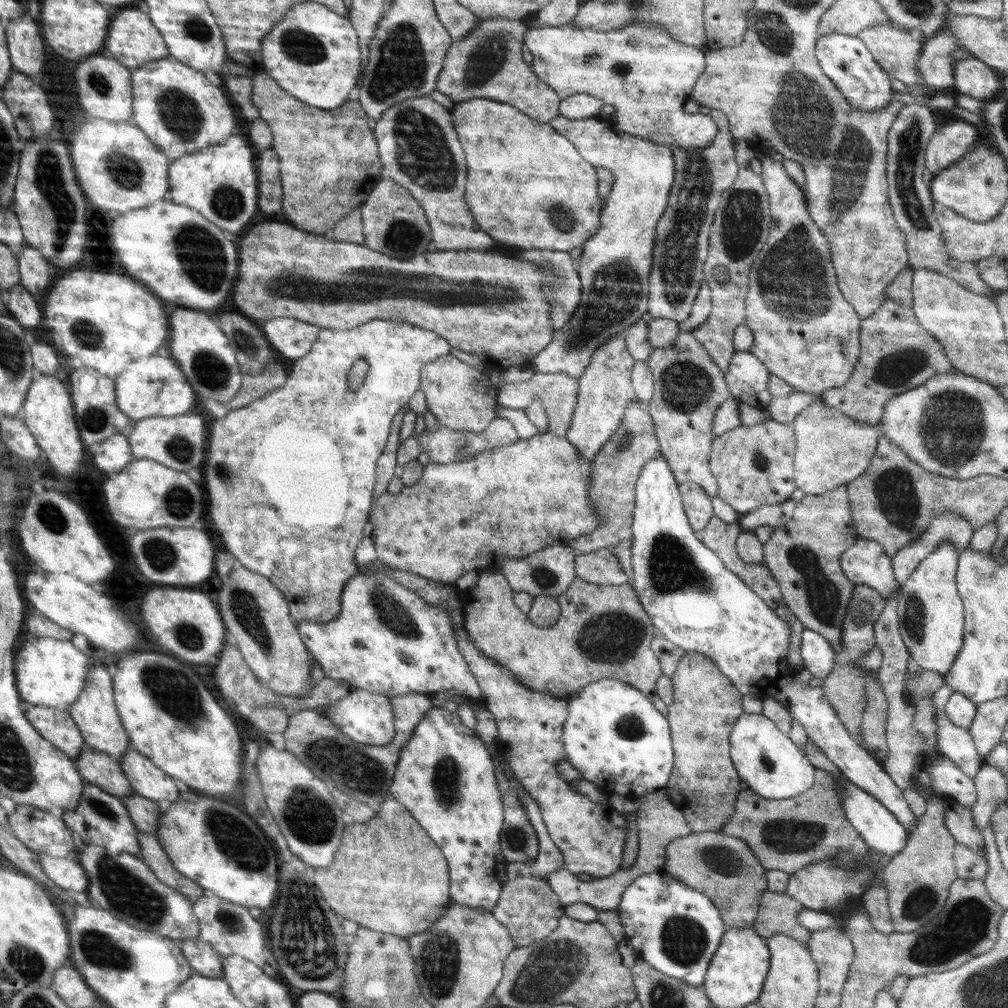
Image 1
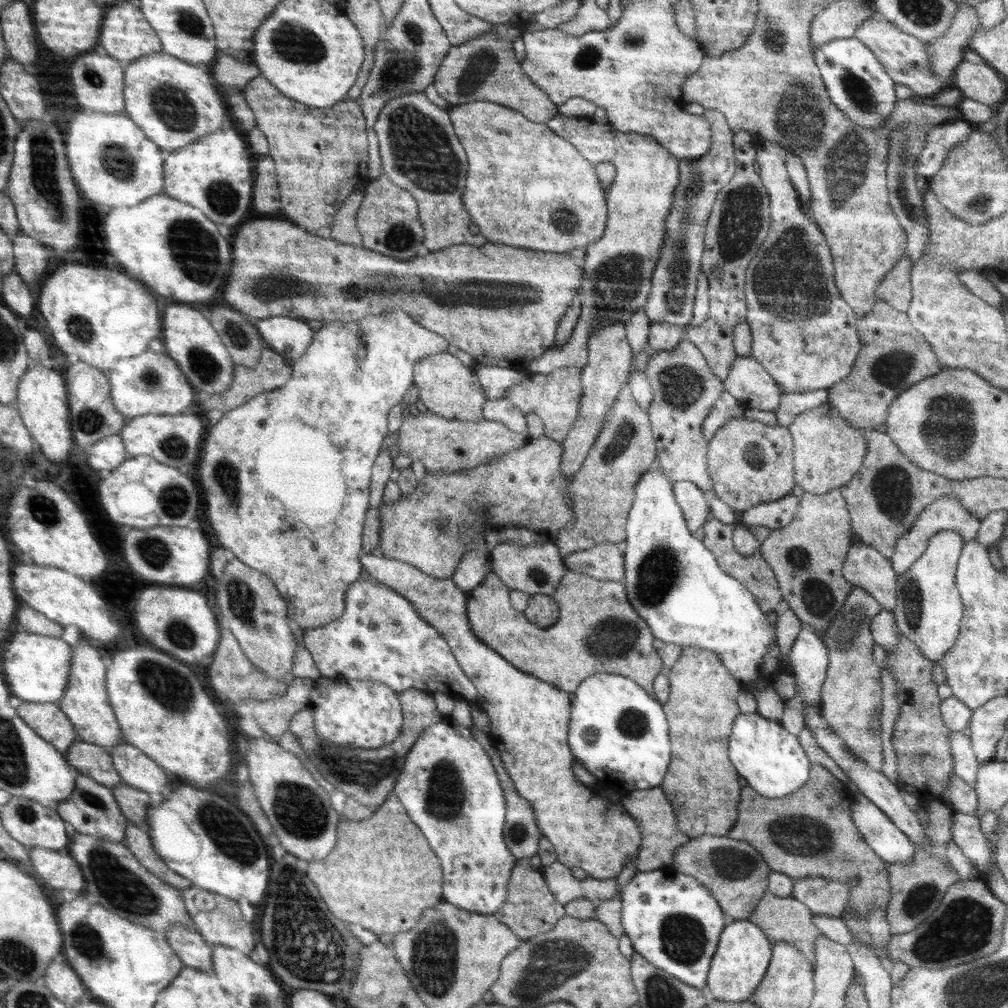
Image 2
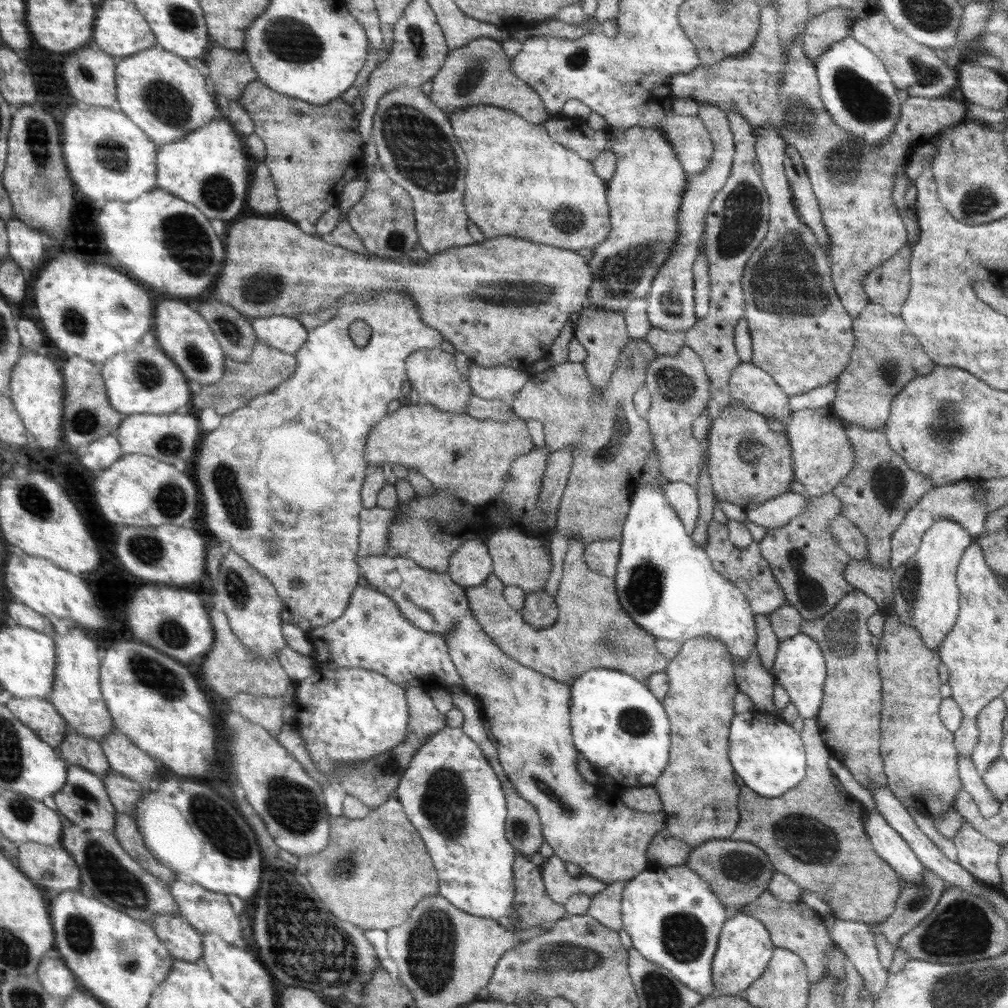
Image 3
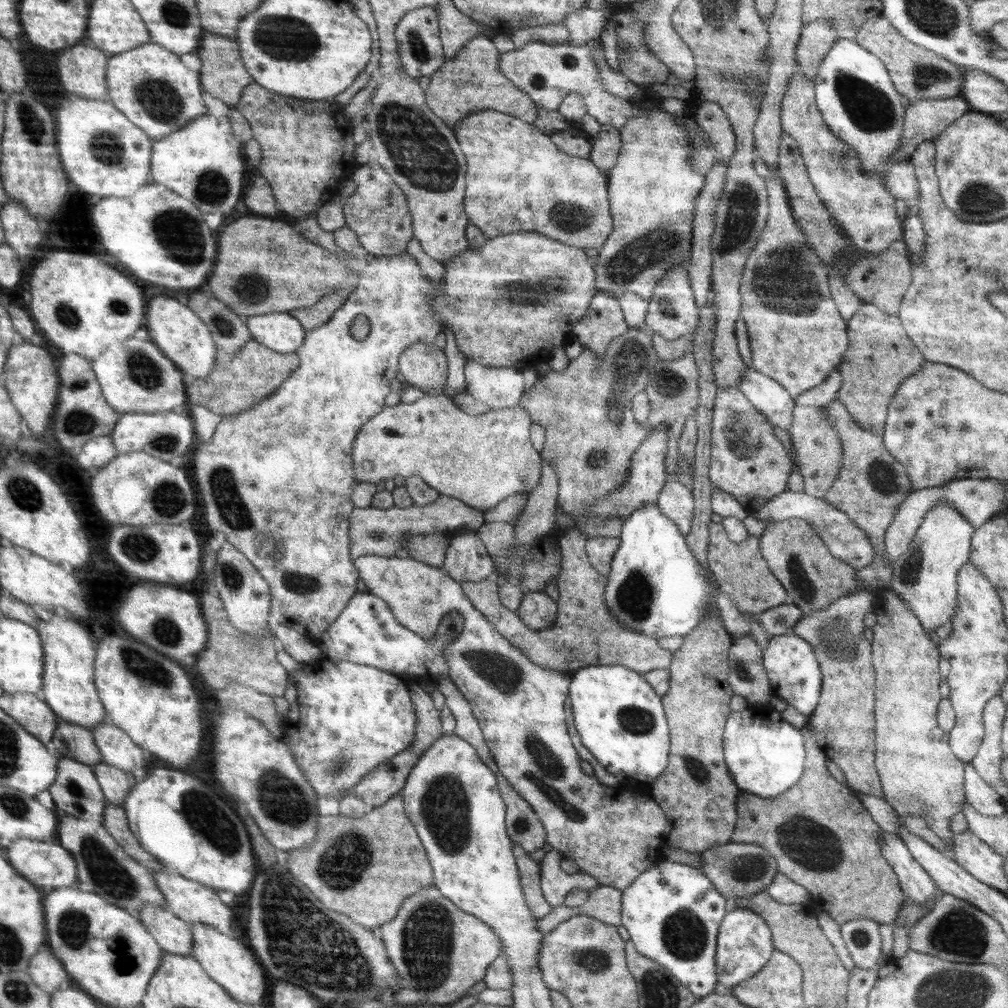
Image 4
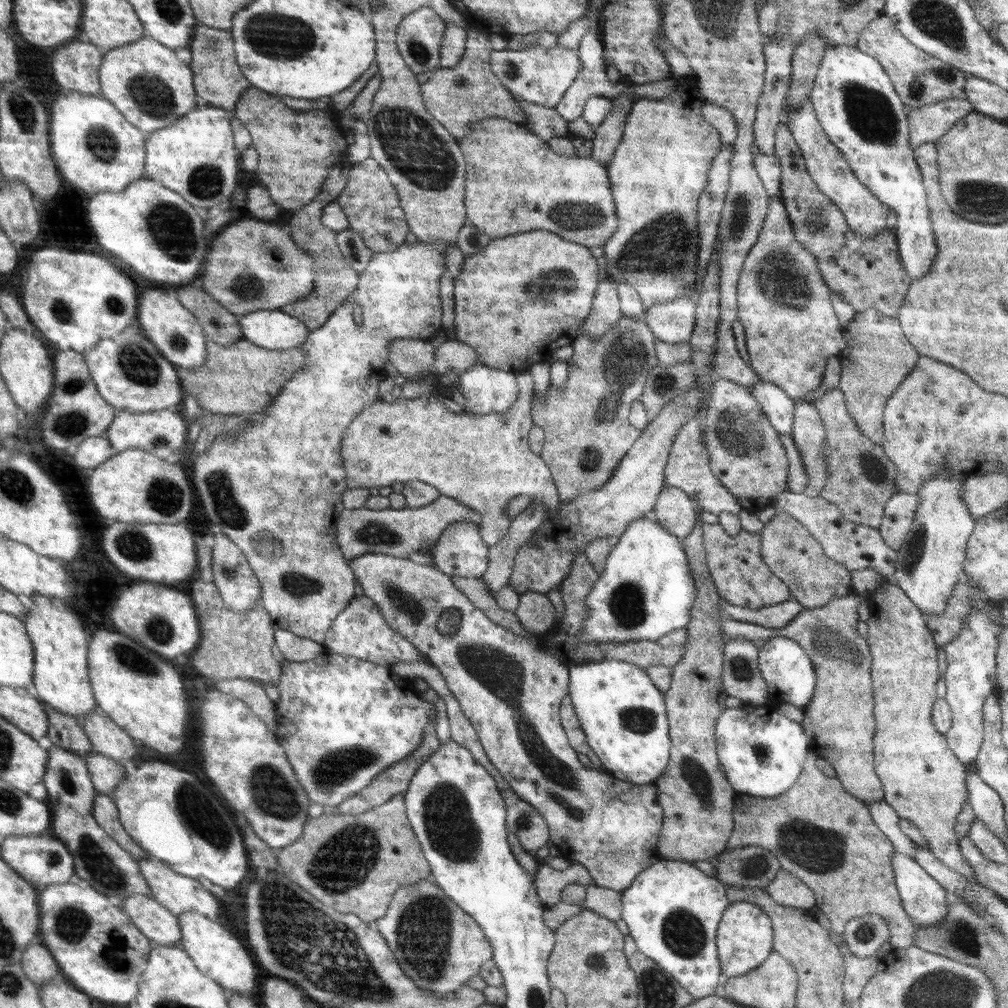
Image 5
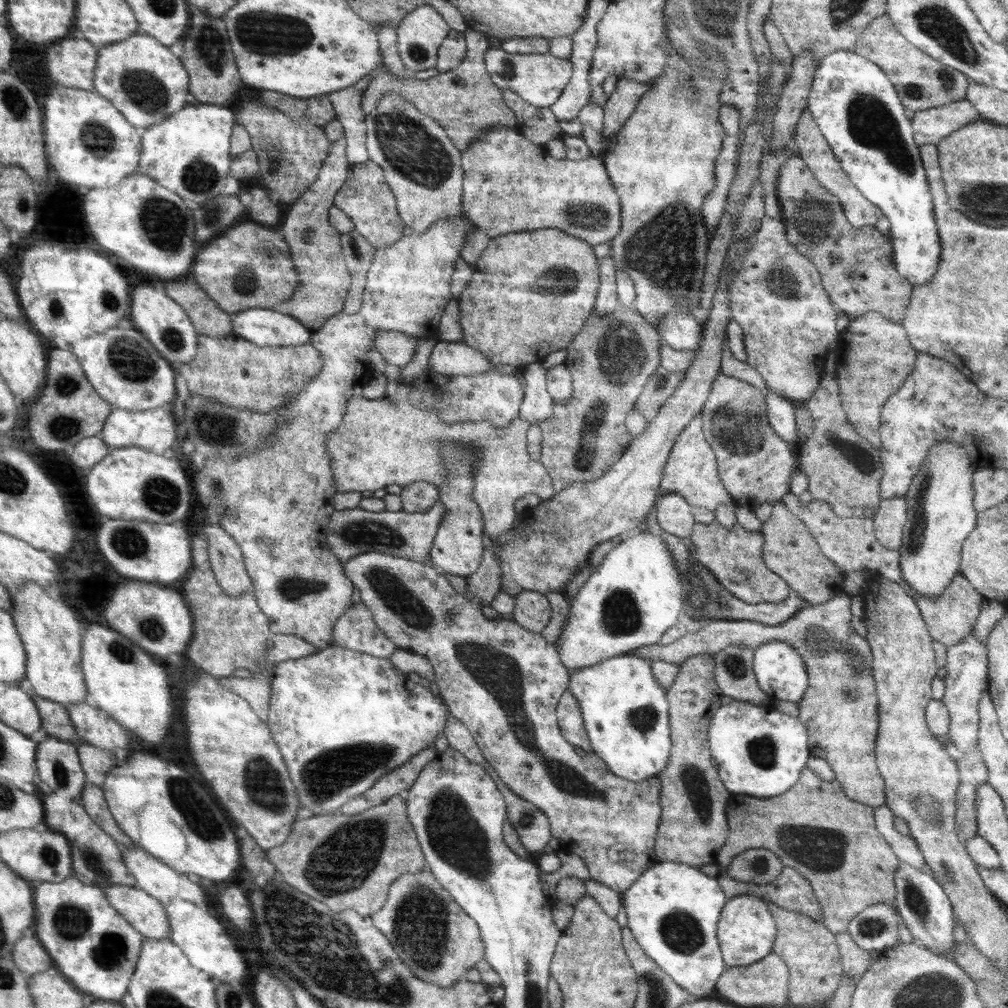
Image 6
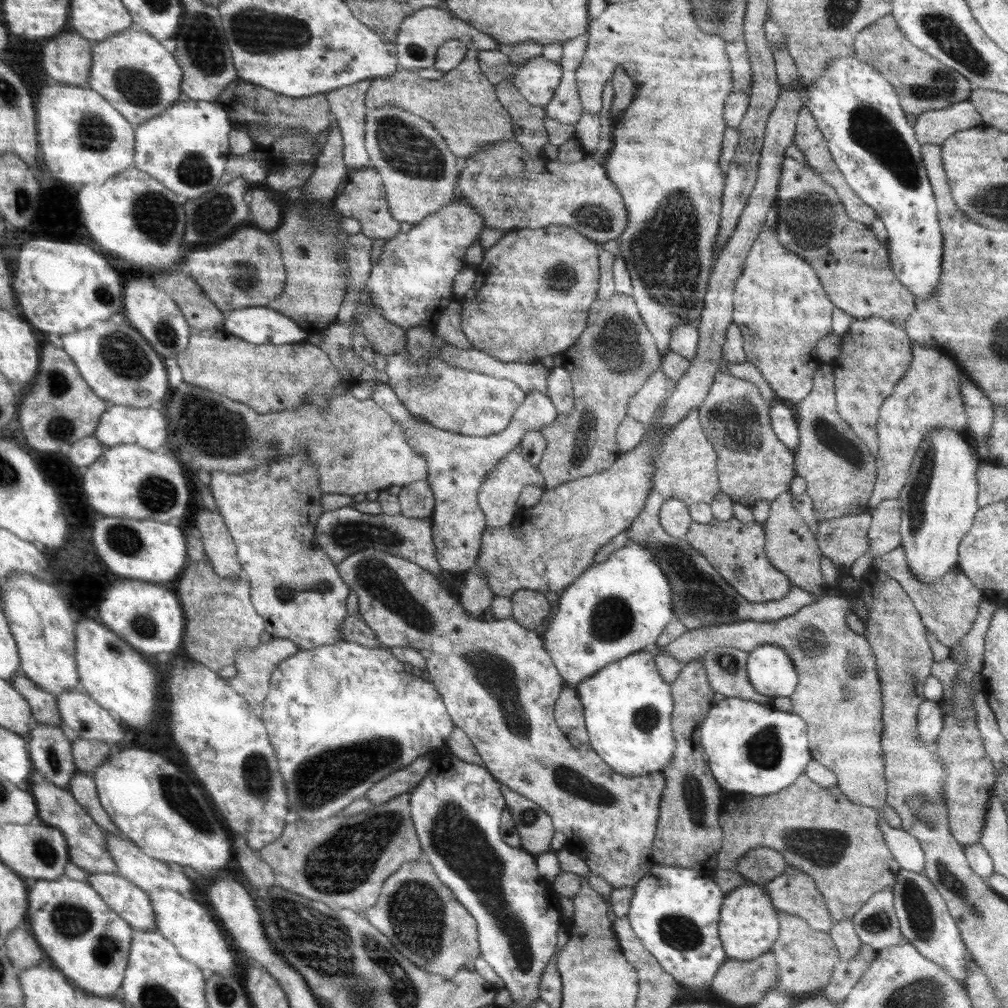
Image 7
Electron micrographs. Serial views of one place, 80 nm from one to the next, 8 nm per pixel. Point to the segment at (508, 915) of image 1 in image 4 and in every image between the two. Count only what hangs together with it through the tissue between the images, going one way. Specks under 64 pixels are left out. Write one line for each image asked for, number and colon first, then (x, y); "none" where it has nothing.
2: (530, 908)
3: (534, 907)
4: (529, 871)

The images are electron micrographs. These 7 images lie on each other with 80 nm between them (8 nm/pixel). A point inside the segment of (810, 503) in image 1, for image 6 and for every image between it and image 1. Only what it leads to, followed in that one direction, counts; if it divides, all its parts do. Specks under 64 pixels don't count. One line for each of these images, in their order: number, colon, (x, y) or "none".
2: (807, 555)
3: (805, 558)
4: (813, 577)
5: (792, 554)
6: (790, 550)

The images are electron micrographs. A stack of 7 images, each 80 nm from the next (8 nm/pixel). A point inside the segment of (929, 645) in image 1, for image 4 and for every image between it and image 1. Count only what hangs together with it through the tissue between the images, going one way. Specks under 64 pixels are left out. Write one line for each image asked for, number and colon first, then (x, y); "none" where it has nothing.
2: (929, 610)
3: (926, 596)
4: (925, 576)

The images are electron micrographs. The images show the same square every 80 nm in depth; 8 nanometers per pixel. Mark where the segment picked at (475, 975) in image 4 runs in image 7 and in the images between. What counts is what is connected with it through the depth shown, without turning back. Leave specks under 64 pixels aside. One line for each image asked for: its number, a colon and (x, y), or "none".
5: (442, 961)
6: (445, 943)
7: (439, 935)

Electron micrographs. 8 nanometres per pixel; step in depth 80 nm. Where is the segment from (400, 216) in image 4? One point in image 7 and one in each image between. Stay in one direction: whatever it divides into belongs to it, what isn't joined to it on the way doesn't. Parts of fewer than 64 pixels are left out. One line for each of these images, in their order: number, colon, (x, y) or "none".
5: (372, 207)
6: (366, 198)
7: (361, 195)

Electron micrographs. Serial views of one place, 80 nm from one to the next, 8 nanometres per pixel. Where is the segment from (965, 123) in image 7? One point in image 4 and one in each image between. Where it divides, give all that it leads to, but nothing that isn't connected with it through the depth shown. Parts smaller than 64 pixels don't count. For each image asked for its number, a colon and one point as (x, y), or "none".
4: (925, 119)
5: (926, 123)
6: (929, 126)

